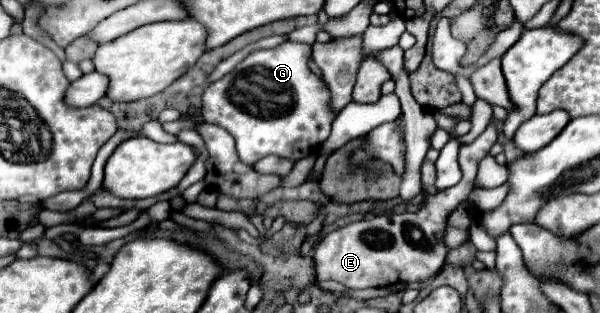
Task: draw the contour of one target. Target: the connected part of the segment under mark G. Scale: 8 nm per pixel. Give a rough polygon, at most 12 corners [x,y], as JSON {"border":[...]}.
{"border":[[310,44],[254,50],[204,92],[242,162],[328,138]]}

